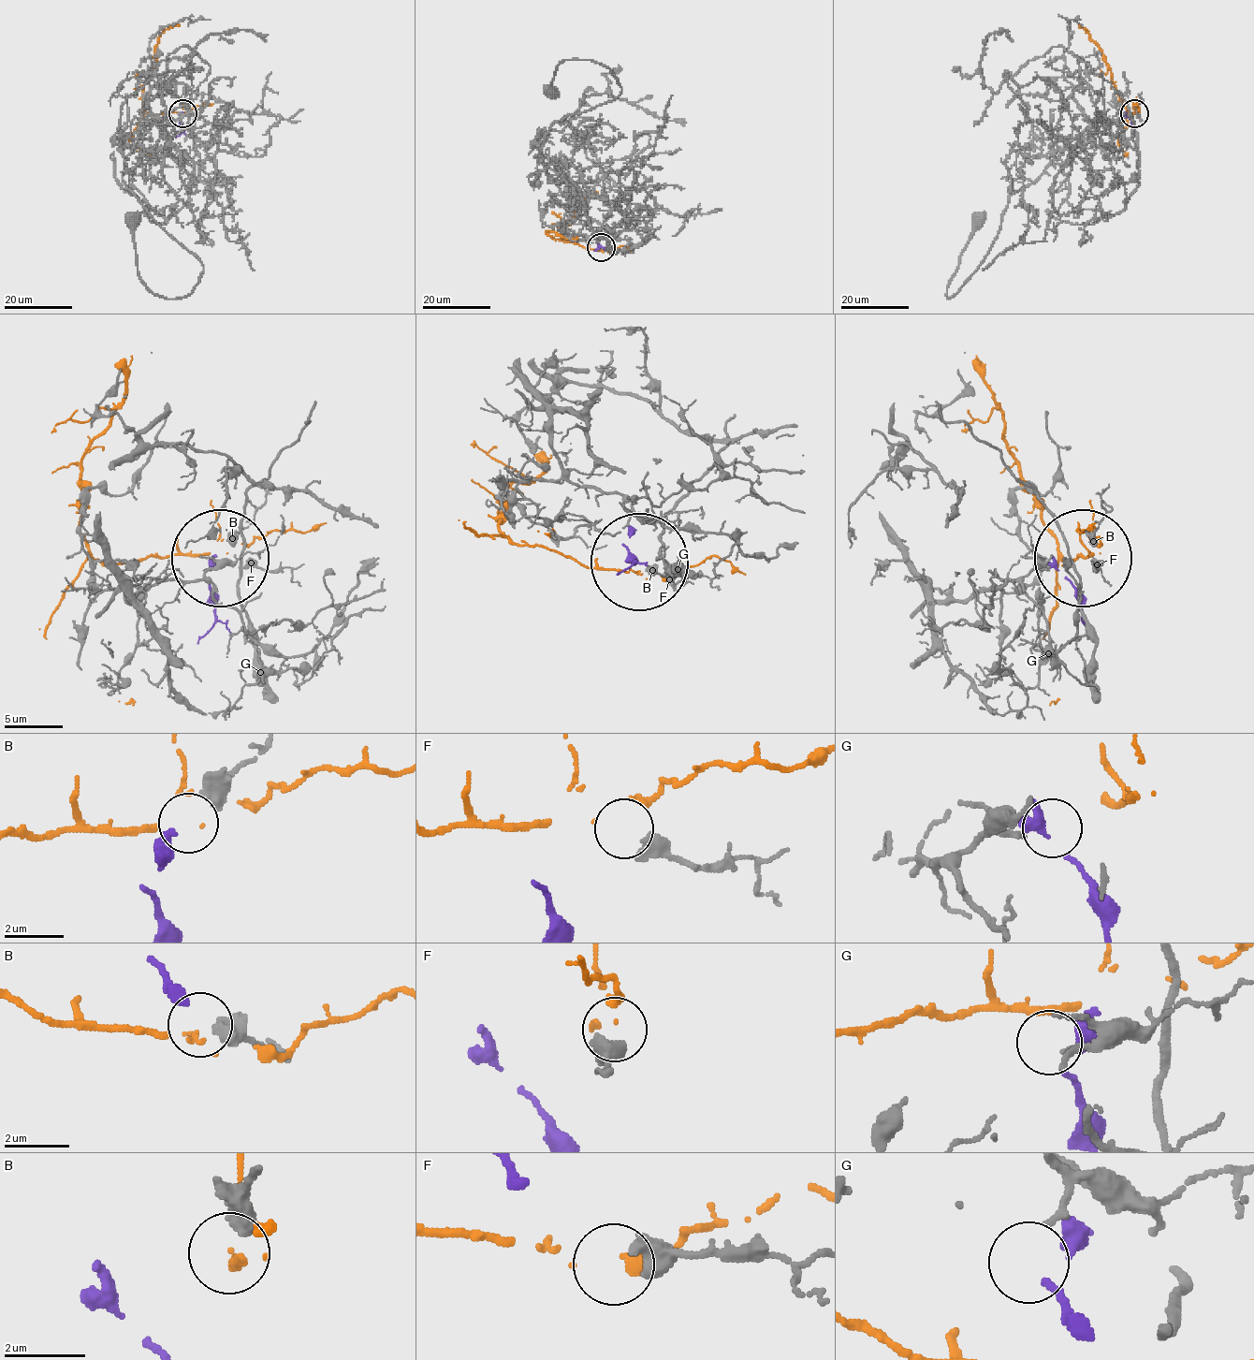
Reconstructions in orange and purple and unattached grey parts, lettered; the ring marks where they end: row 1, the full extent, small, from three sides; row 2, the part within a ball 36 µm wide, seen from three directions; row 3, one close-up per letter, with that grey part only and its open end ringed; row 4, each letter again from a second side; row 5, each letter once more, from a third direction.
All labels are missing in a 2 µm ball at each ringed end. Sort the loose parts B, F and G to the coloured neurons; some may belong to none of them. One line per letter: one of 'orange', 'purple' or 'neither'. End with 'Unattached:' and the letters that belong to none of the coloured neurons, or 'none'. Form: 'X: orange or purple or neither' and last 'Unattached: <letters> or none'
B: neither
F: orange
G: purple
Unattached: B

